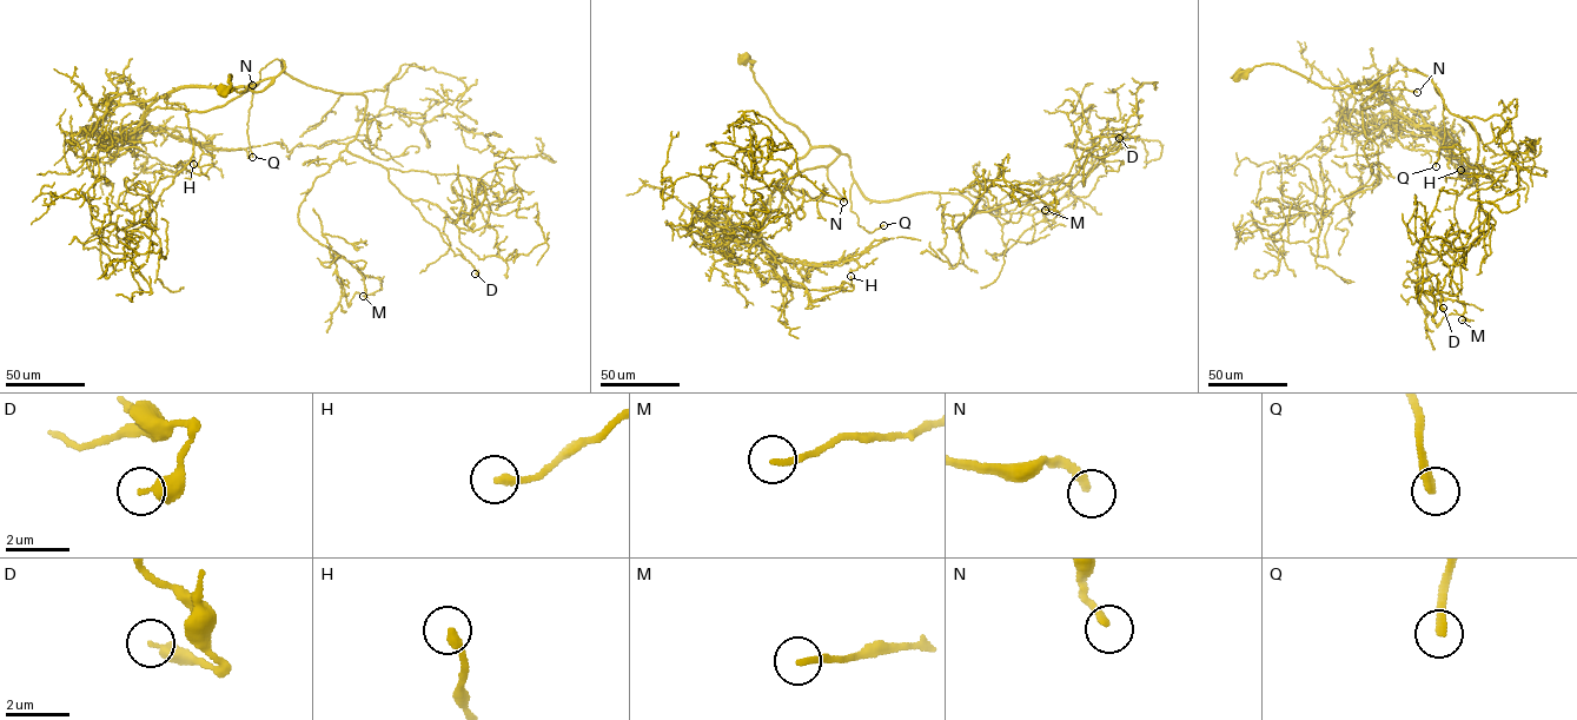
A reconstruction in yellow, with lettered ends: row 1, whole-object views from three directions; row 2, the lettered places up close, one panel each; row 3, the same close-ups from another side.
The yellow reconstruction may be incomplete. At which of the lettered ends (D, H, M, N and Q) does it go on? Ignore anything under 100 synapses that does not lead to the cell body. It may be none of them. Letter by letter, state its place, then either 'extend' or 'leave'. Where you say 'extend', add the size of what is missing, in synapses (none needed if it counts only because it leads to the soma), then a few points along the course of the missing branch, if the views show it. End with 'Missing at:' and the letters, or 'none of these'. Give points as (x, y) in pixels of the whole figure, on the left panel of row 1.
D: at (475, 273); leave
H: at (193, 164); leave
M: at (363, 296); leave
N: at (252, 85); extend; about 300 synapses; missing branch runs (252, 85), (234, 134), (236, 159), (229, 178), (239, 186), (254, 229), (240, 236), (198, 308), (177, 306)
Q: at (252, 157); extend; about 190 synapses; missing branch runs (252, 157), (253, 210), (264, 219), (264, 237), (249, 258), (225, 273), (243, 243)
Missing at: N, Q

